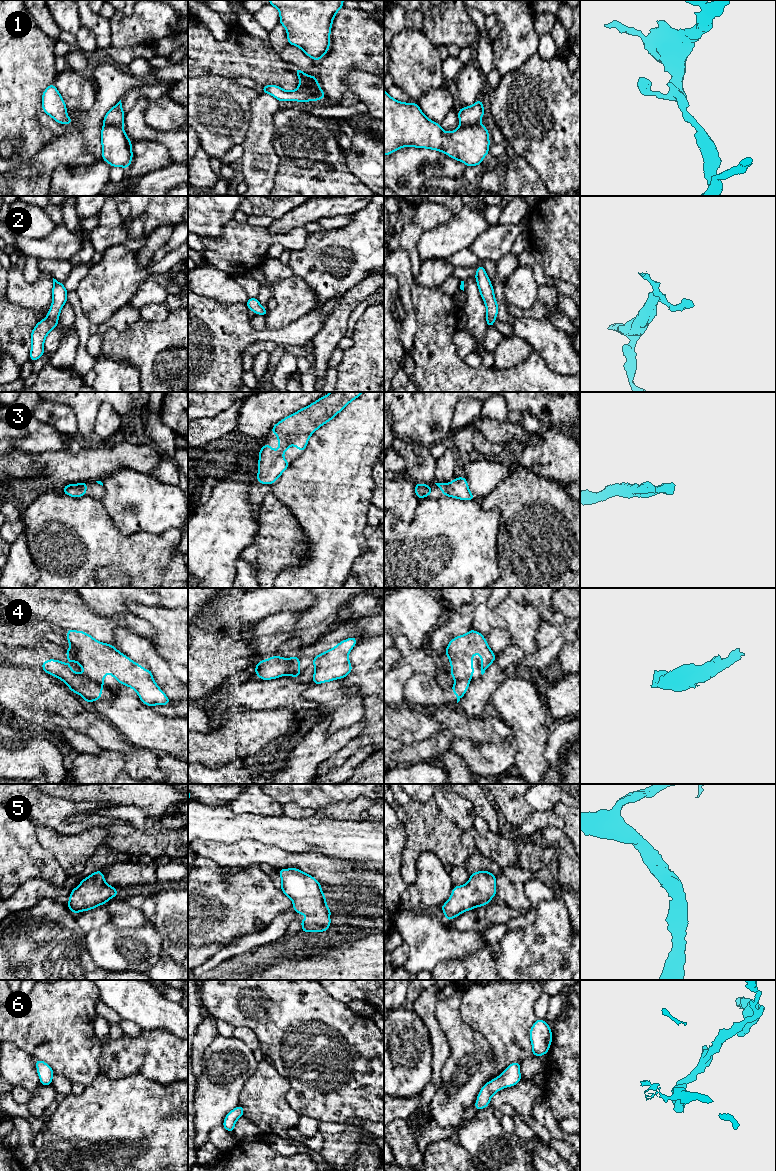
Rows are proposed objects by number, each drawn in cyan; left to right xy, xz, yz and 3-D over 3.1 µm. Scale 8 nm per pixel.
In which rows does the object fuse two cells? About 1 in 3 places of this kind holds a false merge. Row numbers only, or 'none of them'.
1, 4

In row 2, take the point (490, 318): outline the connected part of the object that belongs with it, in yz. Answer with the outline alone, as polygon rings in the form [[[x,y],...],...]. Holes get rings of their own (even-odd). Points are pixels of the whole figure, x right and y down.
[[[478,266],[475,279],[480,291],[480,295],[486,305],[486,322],[488,327],[493,327],[498,314],[498,303],[494,296],[494,289],[488,278],[484,266]]]

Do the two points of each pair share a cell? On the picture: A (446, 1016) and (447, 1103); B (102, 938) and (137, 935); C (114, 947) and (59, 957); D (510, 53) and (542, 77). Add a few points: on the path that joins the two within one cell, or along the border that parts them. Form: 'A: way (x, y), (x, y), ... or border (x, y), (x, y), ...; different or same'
A: way (459, 1038), (459, 1081); same
B: way (111, 939), (128, 939); same
C: border (86, 933), (88, 953), (99, 966), (105, 969); different
D: border (537, 53), (529, 57), (519, 67), (504, 75); different

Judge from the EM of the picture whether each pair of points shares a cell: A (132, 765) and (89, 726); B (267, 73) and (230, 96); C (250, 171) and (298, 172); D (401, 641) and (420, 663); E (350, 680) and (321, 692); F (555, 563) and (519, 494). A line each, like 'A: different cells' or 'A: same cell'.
A: same cell
B: different cells
C: different cells
D: same cell
E: different cells
F: same cell

